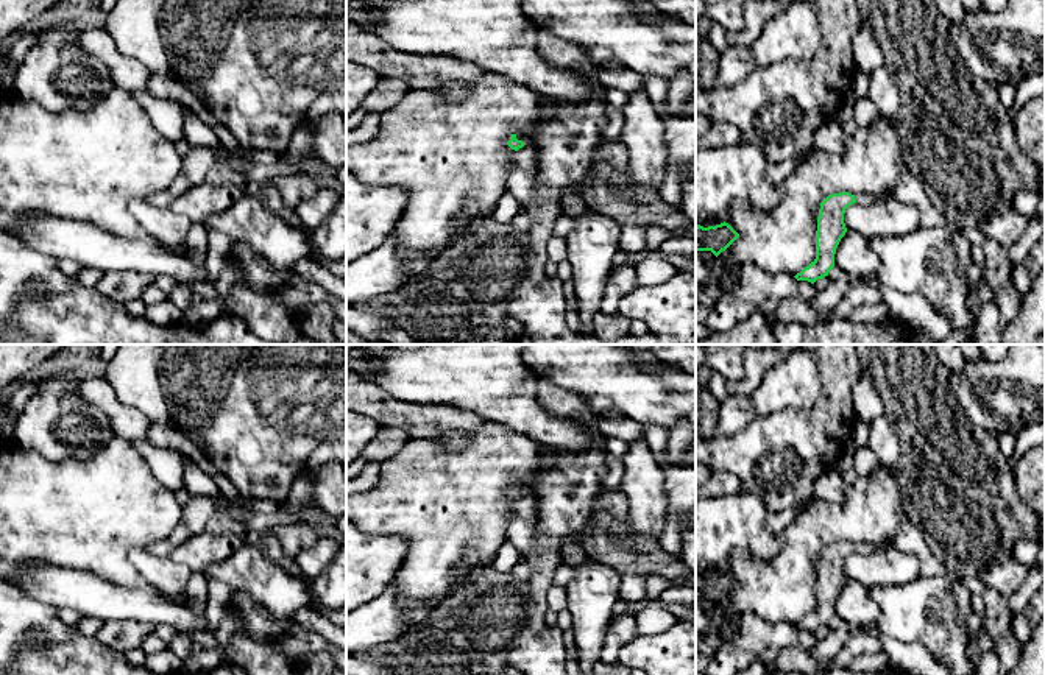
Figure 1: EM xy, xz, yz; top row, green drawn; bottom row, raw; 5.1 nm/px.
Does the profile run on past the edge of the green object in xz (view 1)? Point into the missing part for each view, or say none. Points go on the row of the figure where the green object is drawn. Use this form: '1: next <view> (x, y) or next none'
1: next xz (521, 181)

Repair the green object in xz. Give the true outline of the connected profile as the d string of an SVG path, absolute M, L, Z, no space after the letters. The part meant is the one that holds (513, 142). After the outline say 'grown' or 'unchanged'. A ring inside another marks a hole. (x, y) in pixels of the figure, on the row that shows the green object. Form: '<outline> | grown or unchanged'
M510 134L507 145L515 150L512 167L507 176L507 192L510 192L521 204L533 200L537 189L538 167L532 147Z | grown

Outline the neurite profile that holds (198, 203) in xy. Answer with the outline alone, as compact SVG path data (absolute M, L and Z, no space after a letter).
M203 182L192 186L170 207L186 215L192 223L206 223L206 220L218 212L229 209L245 193L236 184L215 186Z

